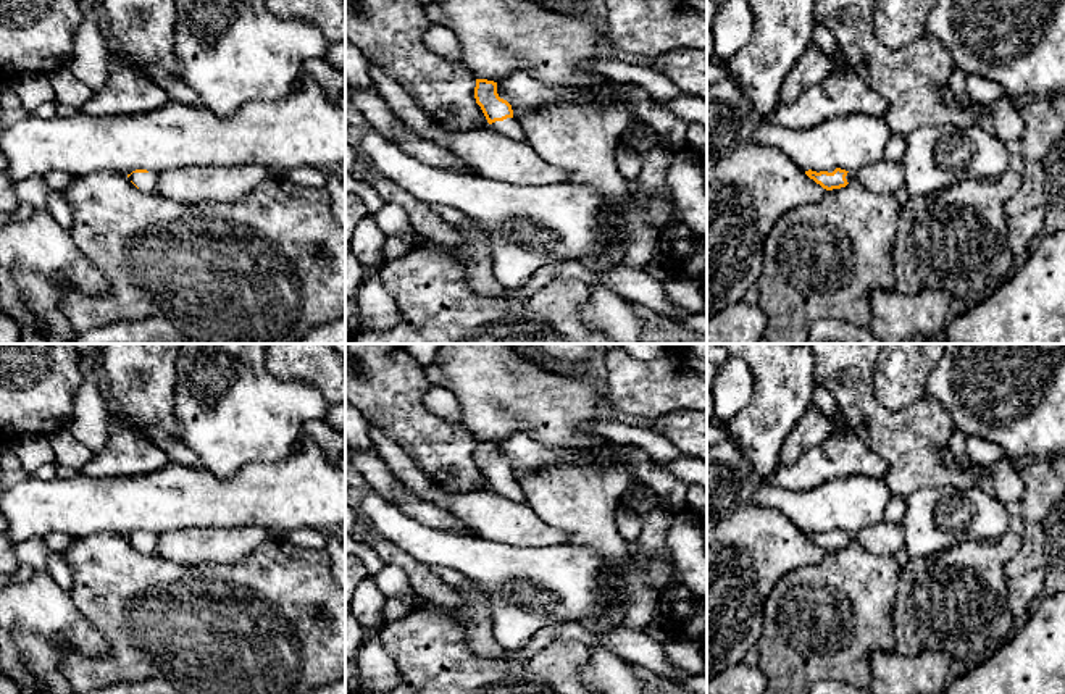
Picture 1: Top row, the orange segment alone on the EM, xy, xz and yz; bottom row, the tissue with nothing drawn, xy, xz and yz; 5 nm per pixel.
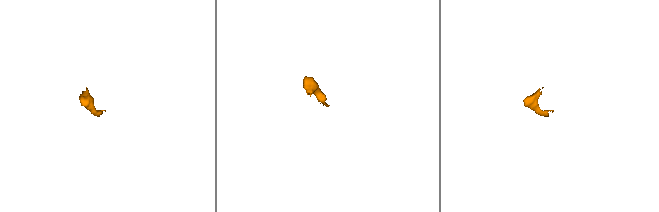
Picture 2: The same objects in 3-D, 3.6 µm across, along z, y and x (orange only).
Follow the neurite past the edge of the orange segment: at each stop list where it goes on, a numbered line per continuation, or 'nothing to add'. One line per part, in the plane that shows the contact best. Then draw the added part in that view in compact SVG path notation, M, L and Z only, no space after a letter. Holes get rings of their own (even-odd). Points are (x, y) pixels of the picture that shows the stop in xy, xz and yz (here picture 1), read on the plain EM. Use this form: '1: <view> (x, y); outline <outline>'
1: xz (510, 489); outline M507 479L503 483L495 483L491 486L491 489L510 500L520 502L520 504L528 504L528 499L521 489L521 486L513 481L513 479Z

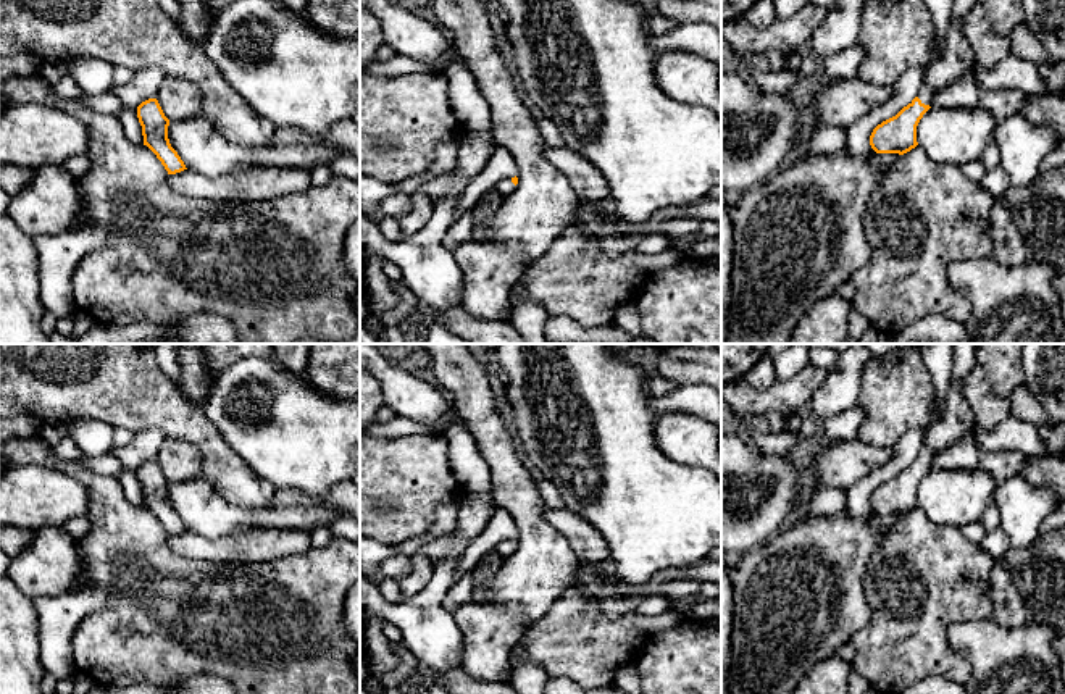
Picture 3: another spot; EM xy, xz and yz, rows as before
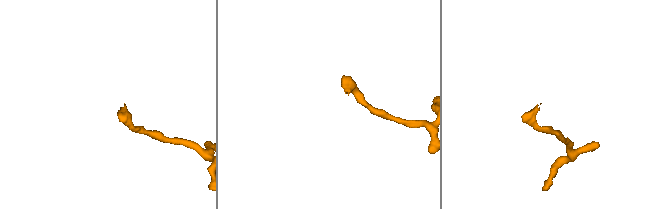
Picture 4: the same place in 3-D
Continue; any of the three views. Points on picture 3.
1: yz (957, 418); outline M952 344L952 381L944 413L925 433L925 441L917 457L921 465L931 468L933 455L939 449L976 428L970 403L962 392L963 378L975 363L975 344Z

